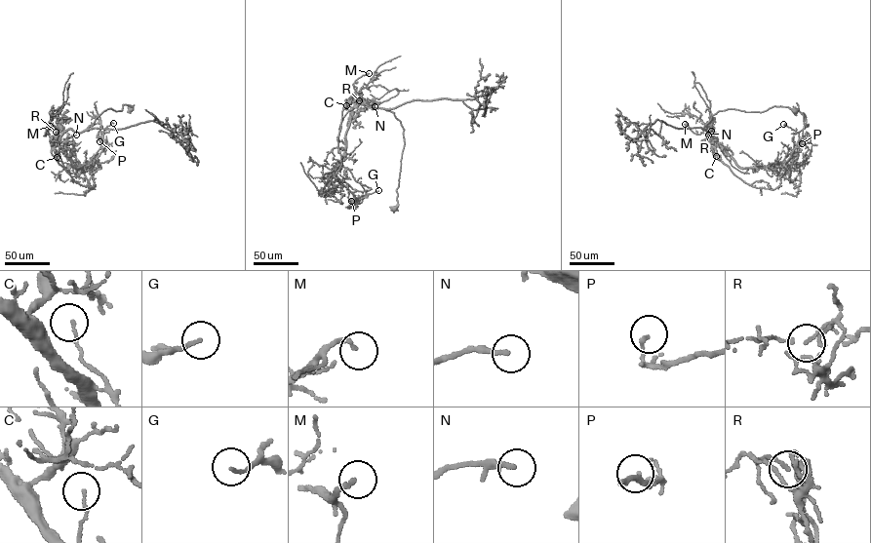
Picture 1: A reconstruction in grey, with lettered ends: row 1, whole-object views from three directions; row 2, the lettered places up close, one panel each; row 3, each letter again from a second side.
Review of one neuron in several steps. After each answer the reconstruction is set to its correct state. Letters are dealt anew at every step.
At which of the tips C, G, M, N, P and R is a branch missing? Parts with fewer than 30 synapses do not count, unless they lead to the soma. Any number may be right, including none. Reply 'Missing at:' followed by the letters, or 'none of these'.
Missing at: M

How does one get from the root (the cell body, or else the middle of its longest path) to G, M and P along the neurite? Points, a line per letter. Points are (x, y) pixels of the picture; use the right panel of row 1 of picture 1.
G: (794, 110), (727, 109), (705, 125), (740, 167), (762, 168), (782, 166), (796, 146), (798, 134), (783, 124)
M: (794, 110), (774, 106), (760, 112), (718, 111), (705, 125), (712, 131), (707, 125), (698, 134), (685, 124)
P: (794, 110), (727, 109), (713, 114), (706, 130), (712, 129), (715, 140), (744, 168), (782, 166), (802, 143)

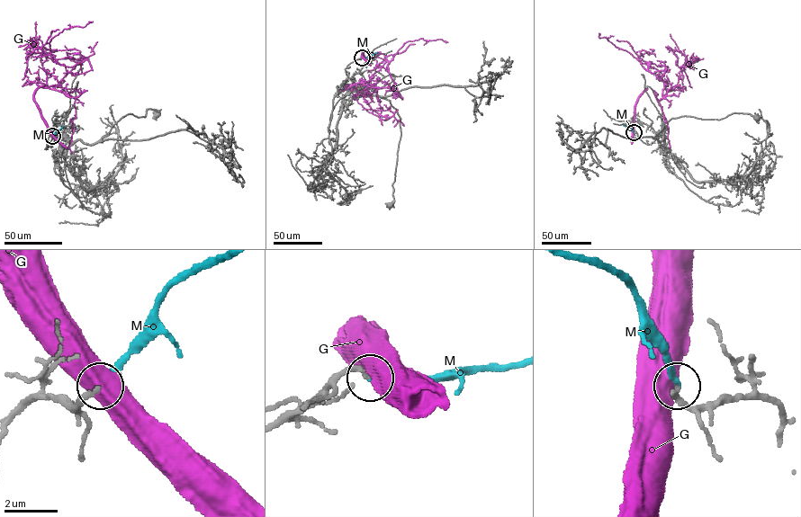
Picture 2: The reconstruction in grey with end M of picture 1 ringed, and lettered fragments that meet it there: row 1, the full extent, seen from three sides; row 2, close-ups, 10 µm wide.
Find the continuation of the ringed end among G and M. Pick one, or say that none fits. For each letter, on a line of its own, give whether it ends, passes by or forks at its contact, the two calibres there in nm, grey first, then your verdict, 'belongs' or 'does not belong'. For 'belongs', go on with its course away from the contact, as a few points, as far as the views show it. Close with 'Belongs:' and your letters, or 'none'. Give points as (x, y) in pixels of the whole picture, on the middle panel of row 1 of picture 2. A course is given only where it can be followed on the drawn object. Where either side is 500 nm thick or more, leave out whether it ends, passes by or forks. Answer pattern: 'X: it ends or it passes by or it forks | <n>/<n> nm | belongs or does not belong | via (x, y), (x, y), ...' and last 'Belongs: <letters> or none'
G: 200/750 nm | does not belong
M: it ends | 190/200 nm | belongs | via (362, 57), (377, 52)
Belongs: M

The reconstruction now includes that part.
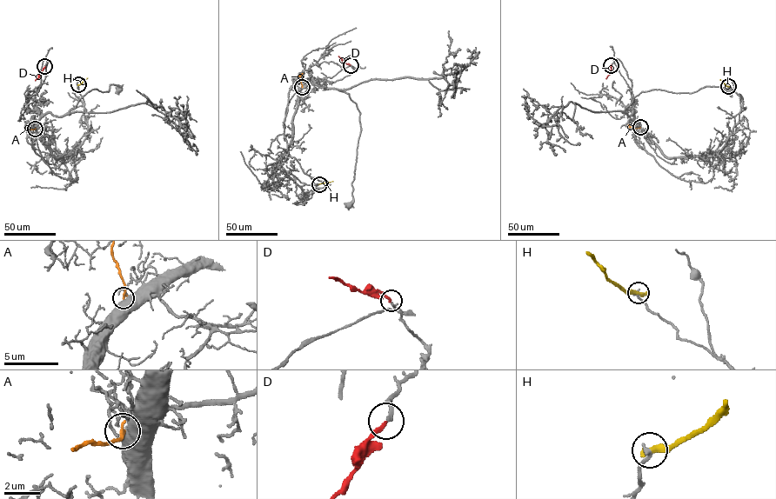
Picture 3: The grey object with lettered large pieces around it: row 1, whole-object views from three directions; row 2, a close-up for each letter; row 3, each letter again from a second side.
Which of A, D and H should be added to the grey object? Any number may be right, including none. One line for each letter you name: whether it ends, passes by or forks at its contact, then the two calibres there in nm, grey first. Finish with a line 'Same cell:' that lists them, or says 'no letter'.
D: it ends | 200/200 nm
Same cell: D

